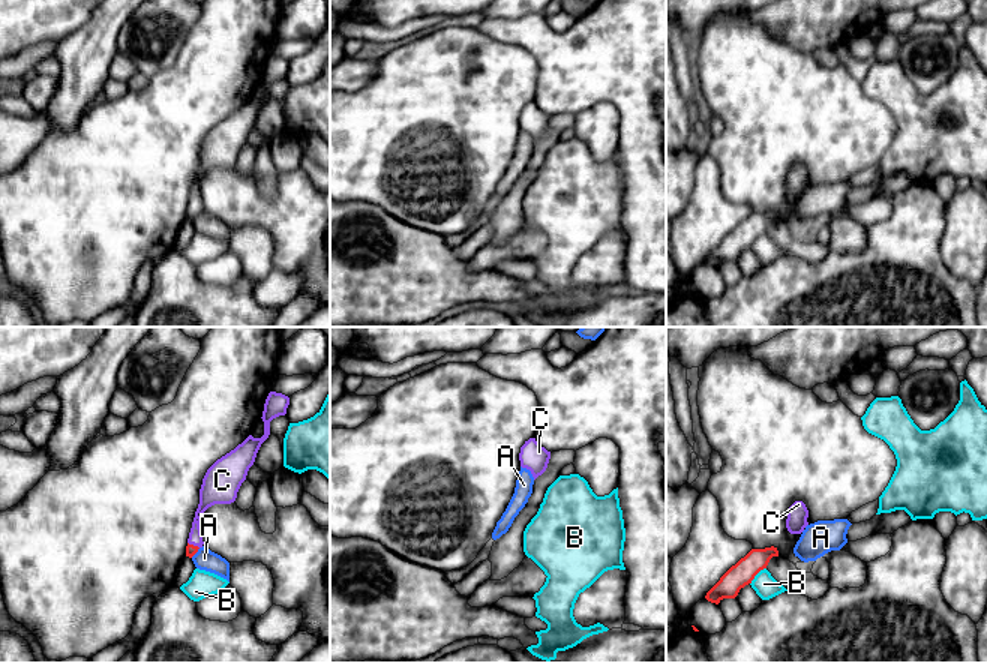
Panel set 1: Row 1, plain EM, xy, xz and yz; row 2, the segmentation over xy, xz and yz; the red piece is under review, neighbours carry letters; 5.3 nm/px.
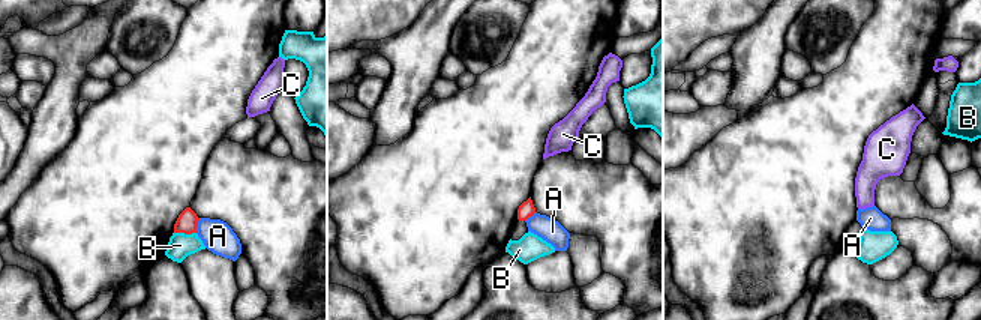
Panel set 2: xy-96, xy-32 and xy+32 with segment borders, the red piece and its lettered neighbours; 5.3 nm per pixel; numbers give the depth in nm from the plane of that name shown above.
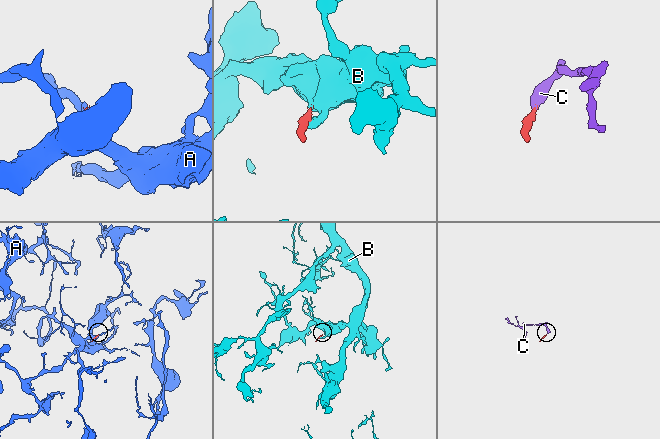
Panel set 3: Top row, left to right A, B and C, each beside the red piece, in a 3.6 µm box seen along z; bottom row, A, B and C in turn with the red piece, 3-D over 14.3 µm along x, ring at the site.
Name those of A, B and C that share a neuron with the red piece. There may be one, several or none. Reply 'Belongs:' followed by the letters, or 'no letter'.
Belongs: C

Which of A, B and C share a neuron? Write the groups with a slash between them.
A / B / C

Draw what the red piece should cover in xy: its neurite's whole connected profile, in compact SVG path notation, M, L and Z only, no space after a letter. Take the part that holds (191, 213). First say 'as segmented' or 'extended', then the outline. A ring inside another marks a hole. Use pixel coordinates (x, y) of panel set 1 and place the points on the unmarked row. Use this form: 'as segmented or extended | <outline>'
extended | M270 56L261 81L264 86L264 99L261 102L249 99L242 108L218 123L207 134L200 153L200 168L188 202L186 220L192 222L204 208L200 192L202 177L214 168L231 168L236 165L237 156L246 144L261 108L270 99L270 86L279 80L285 80L288 69L288 60Z

